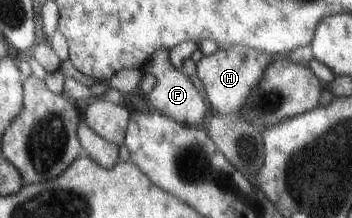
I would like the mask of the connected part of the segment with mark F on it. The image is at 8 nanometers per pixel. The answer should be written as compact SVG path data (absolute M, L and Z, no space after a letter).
M168 48L156 52L154 75L157 78L157 84L149 96L152 108L180 121L182 124L204 127L204 120L208 120L206 116L211 112L210 102L192 77L180 72L176 65L172 64L171 51Z

